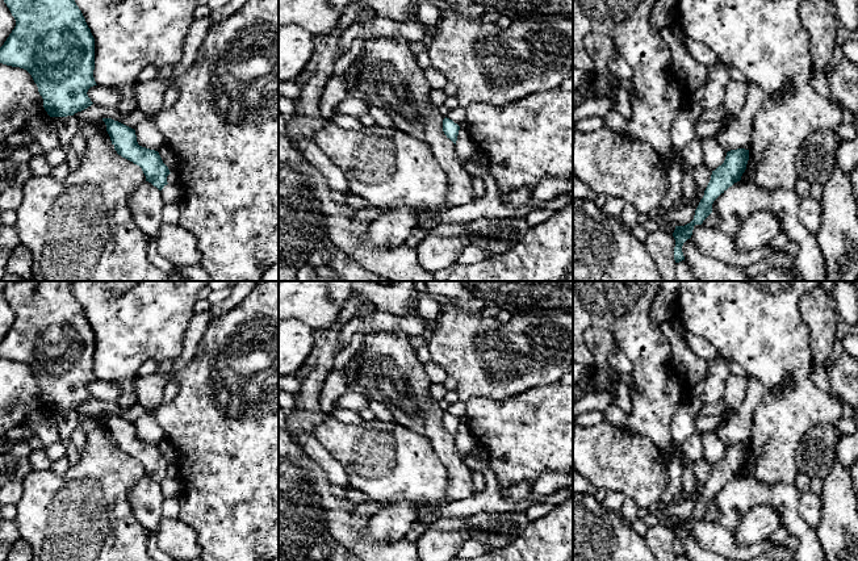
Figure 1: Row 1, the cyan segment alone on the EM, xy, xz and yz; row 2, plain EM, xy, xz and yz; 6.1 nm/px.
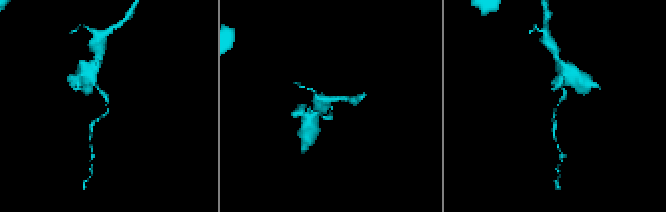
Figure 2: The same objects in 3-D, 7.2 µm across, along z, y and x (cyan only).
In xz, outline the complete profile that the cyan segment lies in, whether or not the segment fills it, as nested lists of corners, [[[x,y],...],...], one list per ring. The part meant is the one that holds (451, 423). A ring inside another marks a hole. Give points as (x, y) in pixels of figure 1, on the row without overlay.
[[[447,411],[443,414],[443,426],[447,430],[447,432],[449,432],[455,439],[457,435],[459,424],[460,420],[455,418],[452,414]]]

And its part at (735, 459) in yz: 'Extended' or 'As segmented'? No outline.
As segmented

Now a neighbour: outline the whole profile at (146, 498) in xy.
[[[151,477],[138,480],[129,491],[129,502],[138,522],[154,532],[162,519],[164,495],[162,485]]]

